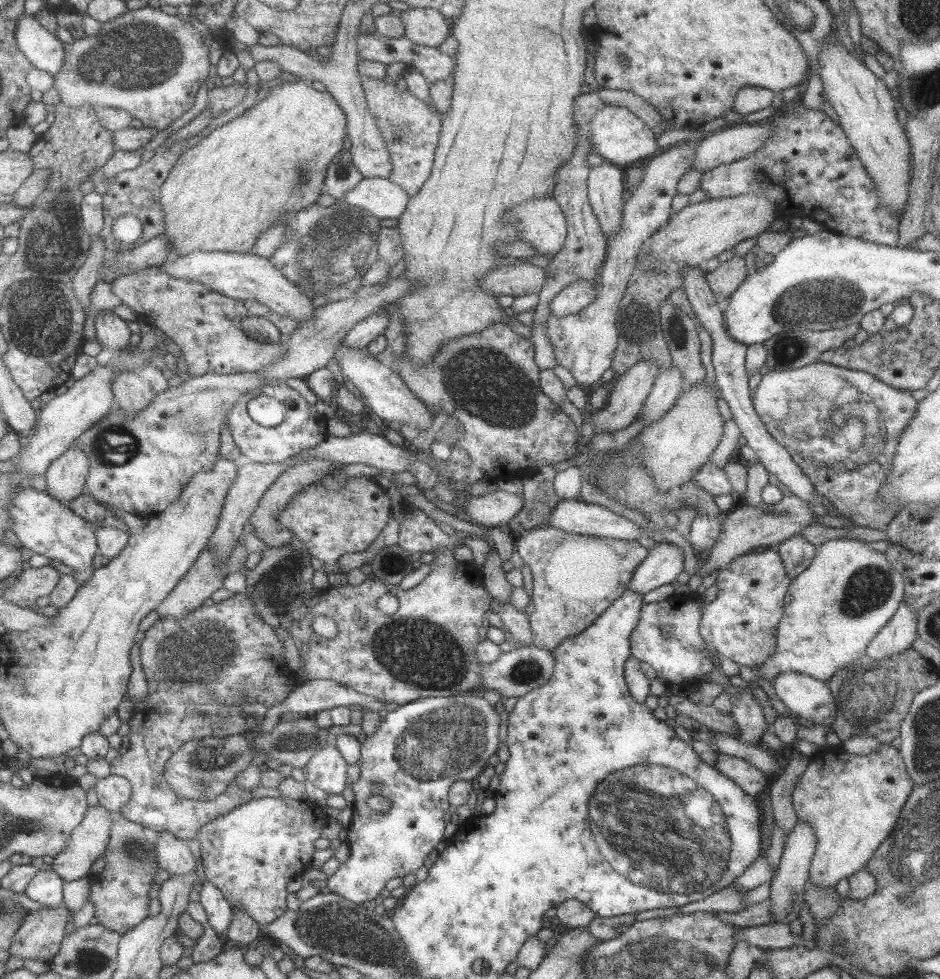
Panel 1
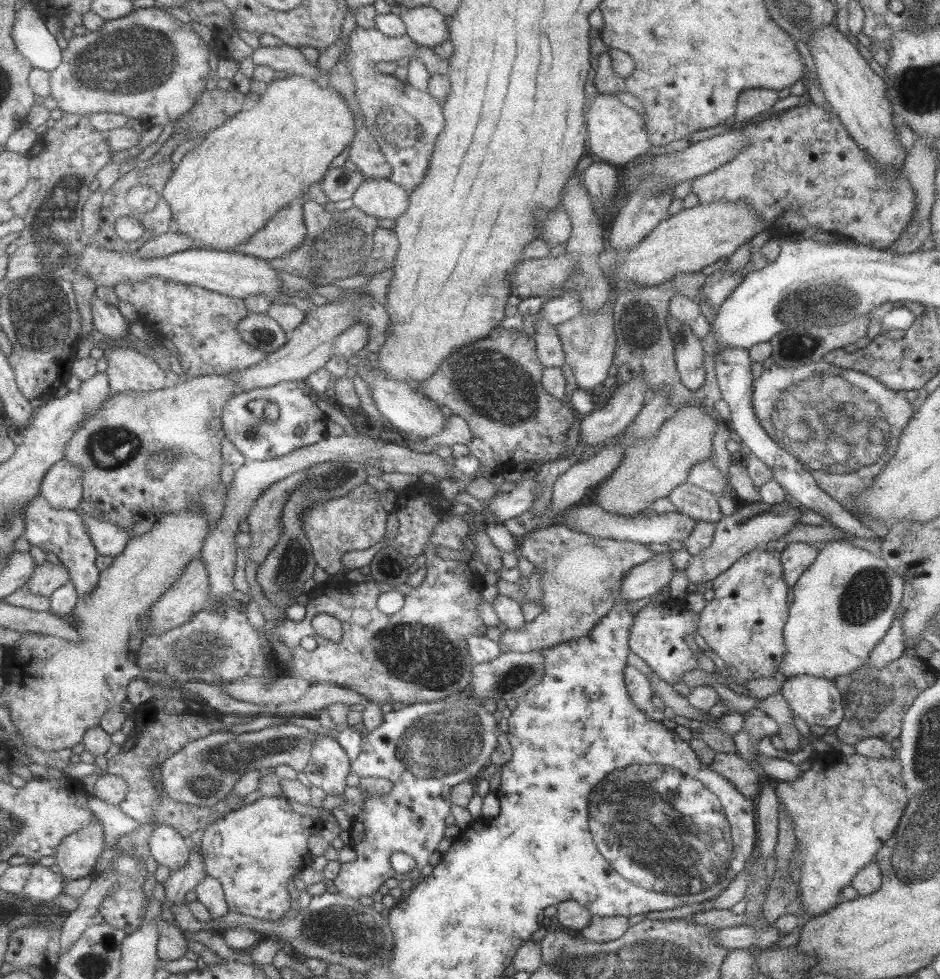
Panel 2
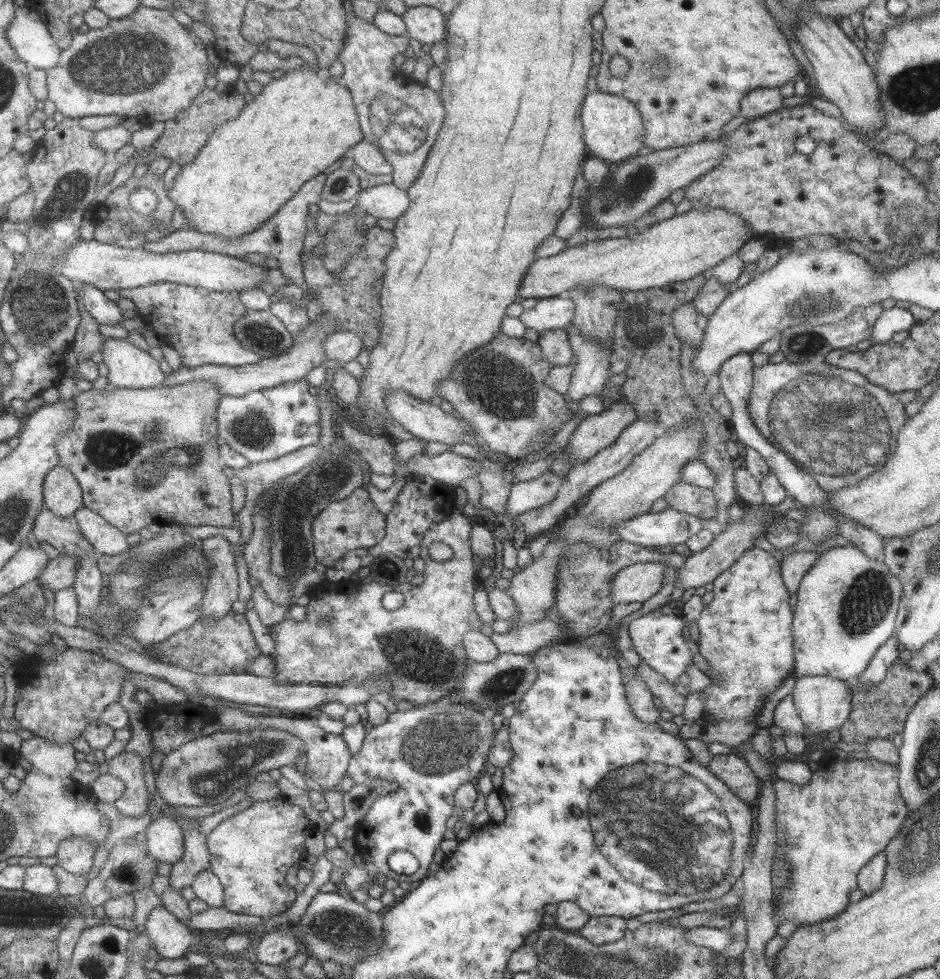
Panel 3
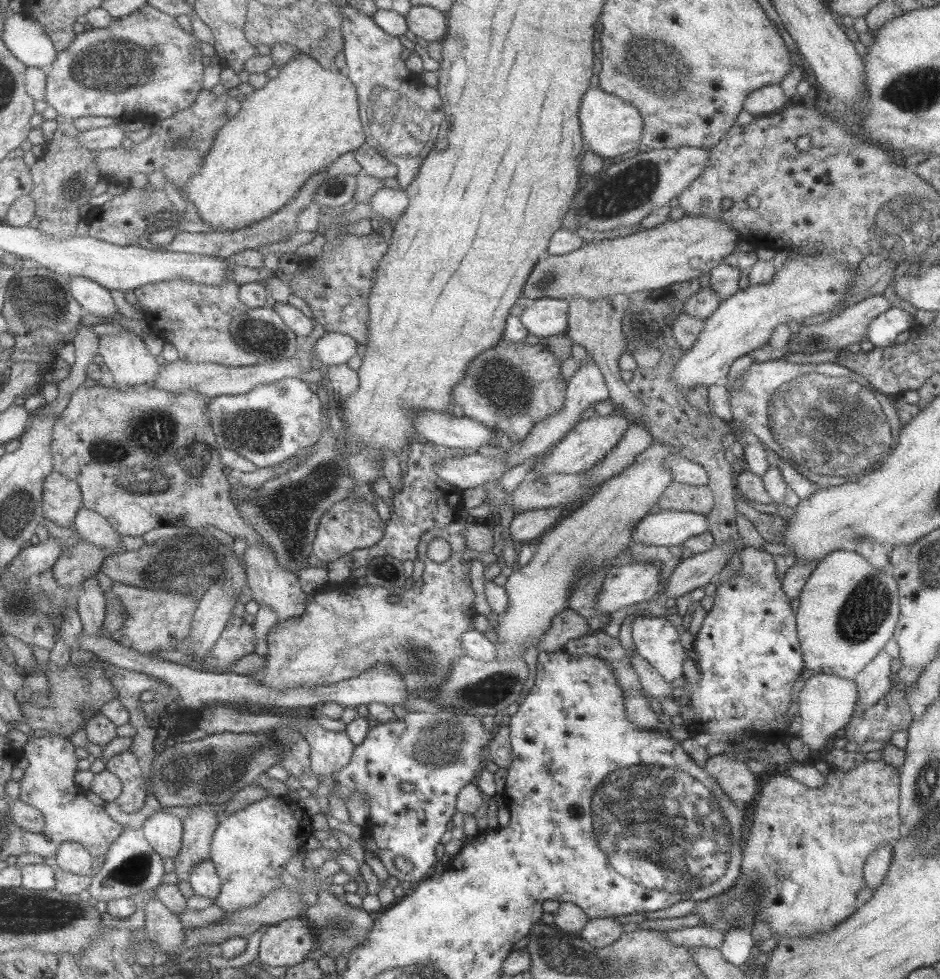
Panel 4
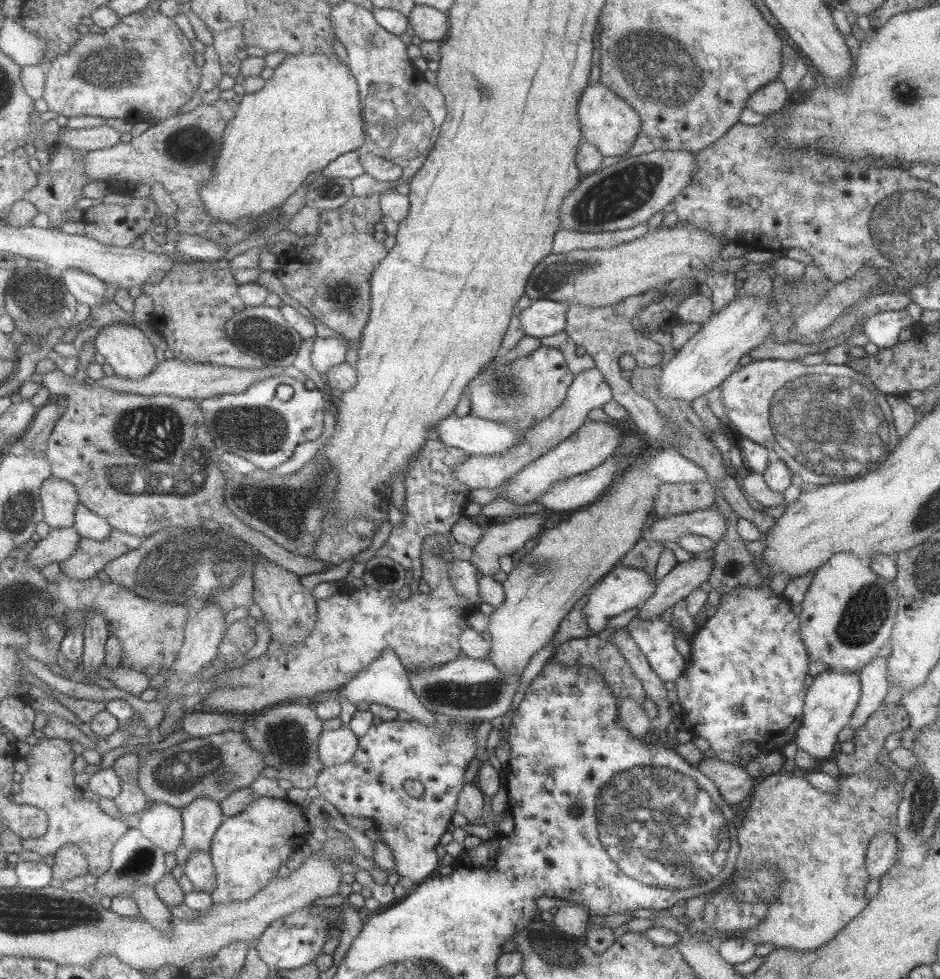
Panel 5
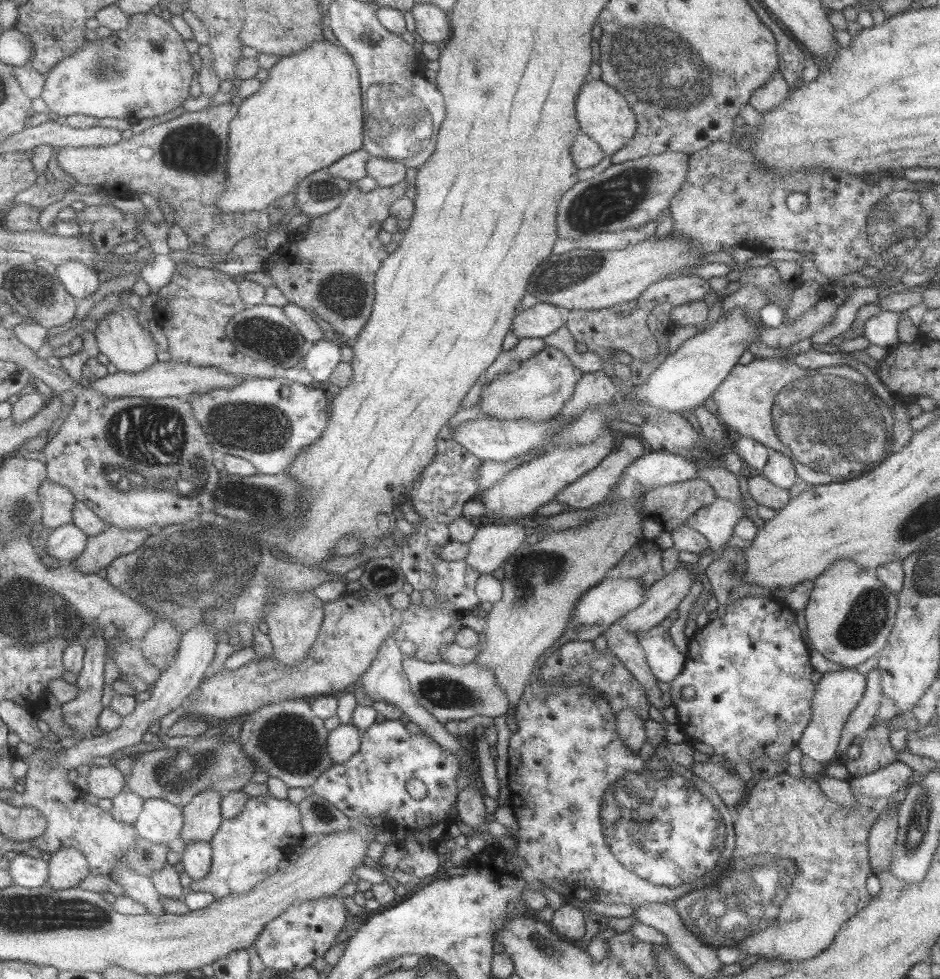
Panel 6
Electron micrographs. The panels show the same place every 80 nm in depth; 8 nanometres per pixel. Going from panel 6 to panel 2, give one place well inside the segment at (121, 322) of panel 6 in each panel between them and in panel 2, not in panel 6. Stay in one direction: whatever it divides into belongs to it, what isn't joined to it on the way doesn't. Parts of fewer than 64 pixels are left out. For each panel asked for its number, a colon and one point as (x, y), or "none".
2: (128, 371)
3: (129, 368)
4: (125, 356)
5: (127, 351)

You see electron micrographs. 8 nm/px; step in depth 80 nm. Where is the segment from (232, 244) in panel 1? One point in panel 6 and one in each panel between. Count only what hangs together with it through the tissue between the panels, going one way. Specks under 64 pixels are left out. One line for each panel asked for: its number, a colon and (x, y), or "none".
2: (225, 188)
3: (299, 124)
4: (296, 125)
5: (307, 113)
6: (307, 113)

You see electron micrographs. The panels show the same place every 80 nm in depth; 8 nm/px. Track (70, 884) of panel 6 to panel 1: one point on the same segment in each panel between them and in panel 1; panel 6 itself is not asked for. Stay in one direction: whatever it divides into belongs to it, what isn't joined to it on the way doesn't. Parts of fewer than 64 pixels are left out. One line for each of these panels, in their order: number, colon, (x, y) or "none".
1: (90, 840)
2: (78, 854)
3: (77, 855)
4: (73, 857)
5: (70, 862)

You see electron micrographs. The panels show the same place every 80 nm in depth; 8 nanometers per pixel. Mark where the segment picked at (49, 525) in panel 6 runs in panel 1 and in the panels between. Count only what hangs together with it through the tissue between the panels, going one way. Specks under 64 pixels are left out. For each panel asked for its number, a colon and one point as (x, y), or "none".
1: (67, 476)
2: (64, 485)
3: (63, 495)
4: (63, 499)
5: (60, 498)

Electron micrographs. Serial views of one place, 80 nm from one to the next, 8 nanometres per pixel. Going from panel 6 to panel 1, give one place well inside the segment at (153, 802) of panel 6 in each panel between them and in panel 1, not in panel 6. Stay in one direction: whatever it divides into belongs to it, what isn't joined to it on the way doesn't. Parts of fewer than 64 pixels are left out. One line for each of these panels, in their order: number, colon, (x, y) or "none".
1: (173, 855)
2: (168, 848)
3: (163, 837)
4: (163, 831)
5: (161, 824)

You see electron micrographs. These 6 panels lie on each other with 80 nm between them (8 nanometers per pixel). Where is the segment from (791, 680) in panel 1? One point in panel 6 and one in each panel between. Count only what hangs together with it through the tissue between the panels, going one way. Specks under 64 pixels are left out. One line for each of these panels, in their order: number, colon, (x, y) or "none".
2: (816, 700)
3: (822, 702)
4: (825, 702)
5: (828, 702)
6: (837, 692)

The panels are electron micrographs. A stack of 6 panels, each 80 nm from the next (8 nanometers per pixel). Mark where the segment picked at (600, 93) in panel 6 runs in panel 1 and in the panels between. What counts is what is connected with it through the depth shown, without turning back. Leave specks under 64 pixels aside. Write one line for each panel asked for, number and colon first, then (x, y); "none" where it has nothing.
1: (617, 135)
2: (616, 134)
3: (613, 130)
4: (610, 127)
5: (606, 121)

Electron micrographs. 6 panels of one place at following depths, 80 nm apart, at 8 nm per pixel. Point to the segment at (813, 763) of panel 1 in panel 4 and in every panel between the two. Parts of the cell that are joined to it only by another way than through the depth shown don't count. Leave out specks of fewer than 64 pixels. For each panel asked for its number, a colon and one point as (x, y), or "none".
2: (844, 808)
3: (828, 829)
4: (806, 846)

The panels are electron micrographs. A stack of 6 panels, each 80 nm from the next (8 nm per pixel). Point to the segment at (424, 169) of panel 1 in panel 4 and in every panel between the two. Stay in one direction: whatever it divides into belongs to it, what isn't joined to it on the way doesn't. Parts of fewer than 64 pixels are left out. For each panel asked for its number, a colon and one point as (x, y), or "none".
2: (405, 122)
3: (401, 117)
4: (400, 117)

